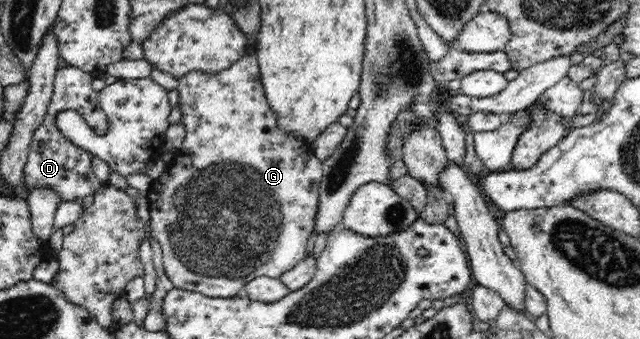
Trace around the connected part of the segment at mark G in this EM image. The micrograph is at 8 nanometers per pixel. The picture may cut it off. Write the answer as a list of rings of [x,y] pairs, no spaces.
[[[252,52],[241,57],[231,68],[217,74],[204,74],[204,72],[190,72],[179,79],[177,86],[179,105],[181,110],[180,124],[186,131],[182,148],[176,152],[174,161],[168,166],[165,174],[152,181],[151,189],[147,194],[150,207],[150,221],[148,231],[150,238],[154,238],[162,250],[163,269],[174,288],[198,292],[212,298],[234,297],[242,287],[256,279],[256,277],[280,278],[284,273],[300,265],[306,255],[306,242],[312,234],[314,219],[318,214],[320,182],[324,171],[322,162],[315,158],[311,147],[305,145],[292,134],[284,134],[276,126],[276,116],[272,108],[268,107],[258,60]]]

